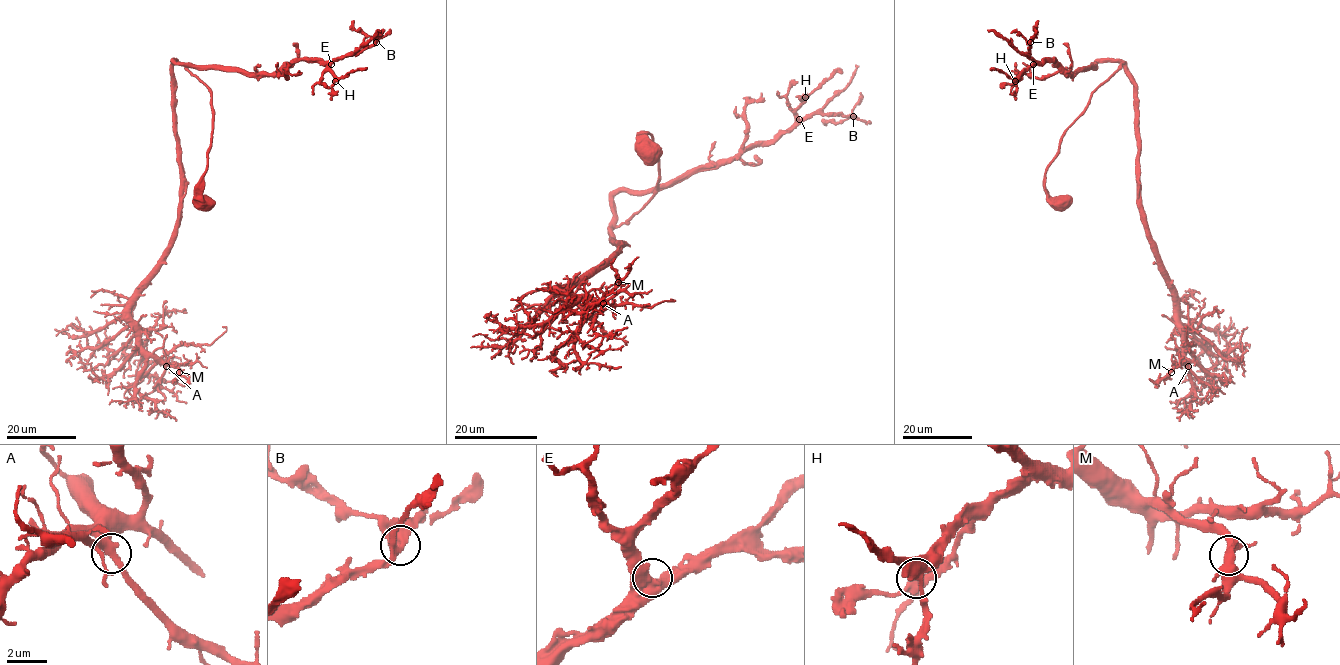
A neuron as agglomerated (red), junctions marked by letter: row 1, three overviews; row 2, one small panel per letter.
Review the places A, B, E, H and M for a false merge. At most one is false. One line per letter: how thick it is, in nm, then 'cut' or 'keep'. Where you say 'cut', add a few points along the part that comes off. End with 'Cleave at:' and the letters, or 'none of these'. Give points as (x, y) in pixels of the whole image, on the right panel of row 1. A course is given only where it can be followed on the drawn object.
A: 380 nm thick; keep
B: 440 nm thick; keep
E: 440 nm thick; keep
H: 440 nm thick; keep
M: 400 nm thick; keep
Cleave at: none of these

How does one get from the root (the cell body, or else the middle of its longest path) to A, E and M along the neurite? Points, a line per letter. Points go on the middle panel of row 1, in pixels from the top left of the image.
A: (650, 152), (648, 133), (658, 157), (658, 190), (611, 229), (618, 248), (583, 279), (560, 290), (603, 303)
E: (650, 152), (648, 133), (658, 190), (617, 226), (618, 192), (669, 187), (773, 143), (799, 119)
M: (650, 152), (648, 133), (658, 157), (658, 190), (611, 229), (618, 248), (560, 290), (600, 300), (618, 282)

